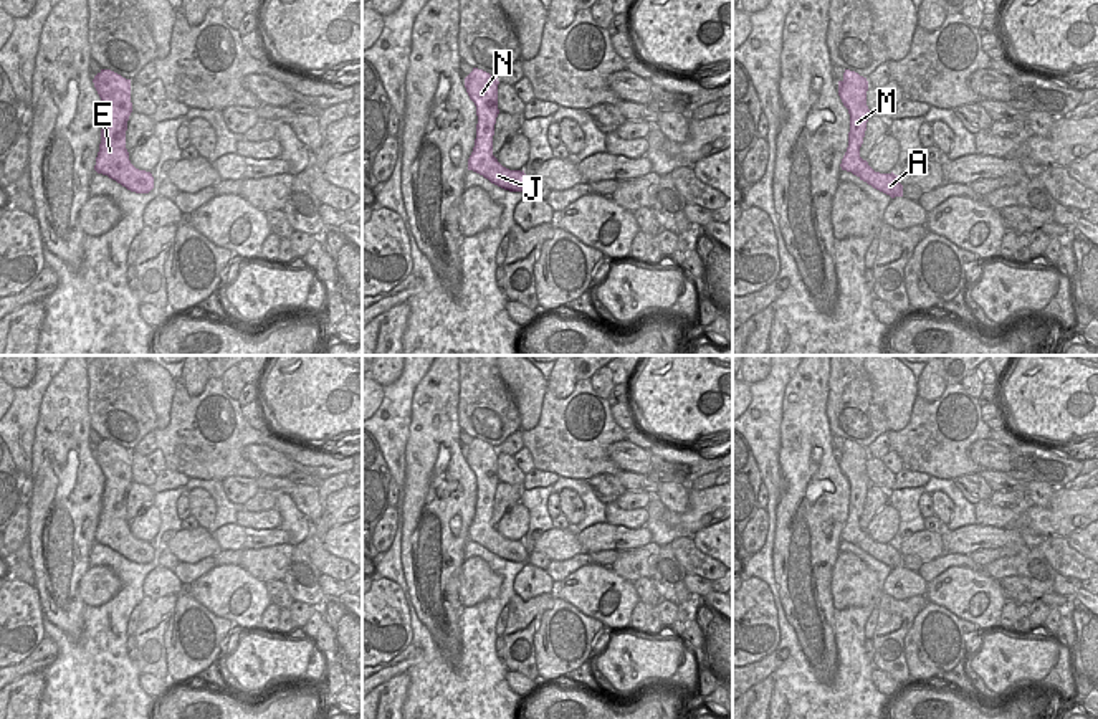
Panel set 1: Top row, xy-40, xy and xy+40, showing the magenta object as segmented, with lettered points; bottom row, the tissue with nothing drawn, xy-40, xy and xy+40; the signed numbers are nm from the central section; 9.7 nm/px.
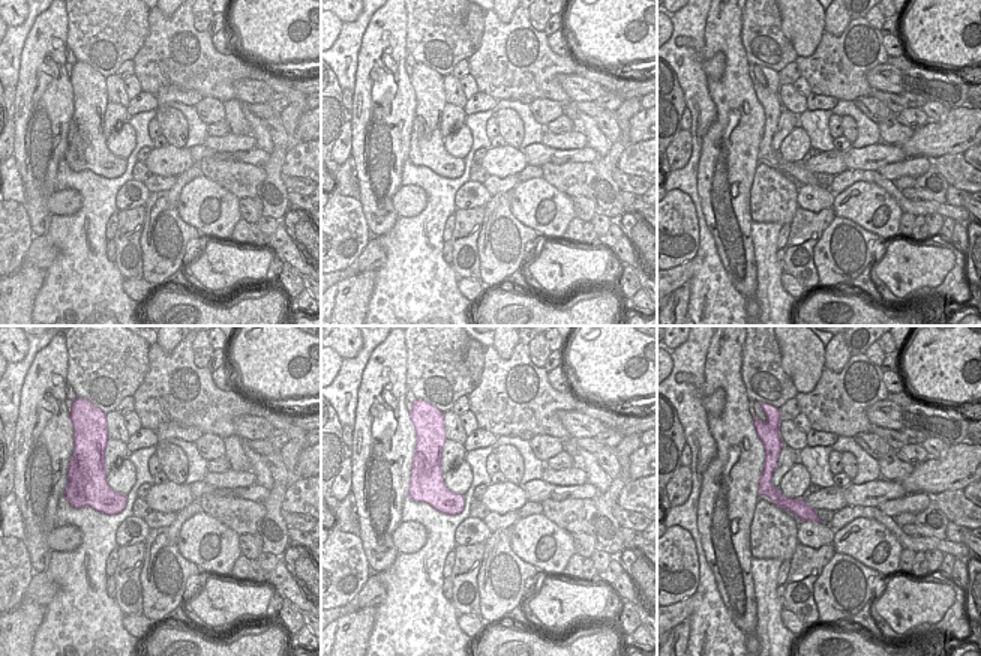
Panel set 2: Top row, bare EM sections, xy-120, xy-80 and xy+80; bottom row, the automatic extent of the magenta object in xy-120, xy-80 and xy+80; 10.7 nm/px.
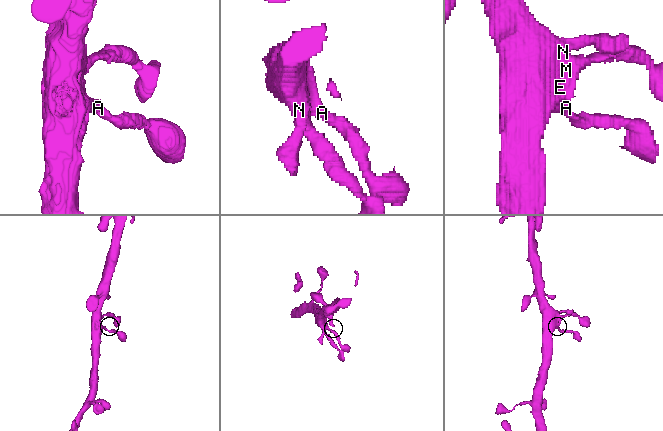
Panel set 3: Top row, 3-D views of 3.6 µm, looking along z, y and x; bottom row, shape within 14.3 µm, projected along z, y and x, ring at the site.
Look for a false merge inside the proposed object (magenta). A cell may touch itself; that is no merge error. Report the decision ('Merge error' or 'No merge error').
No merge error

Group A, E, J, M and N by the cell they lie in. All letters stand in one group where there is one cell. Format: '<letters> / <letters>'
A E J M N

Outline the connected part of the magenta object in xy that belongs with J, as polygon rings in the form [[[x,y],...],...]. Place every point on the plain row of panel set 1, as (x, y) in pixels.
[[[473,438],[465,448],[466,463],[475,473],[478,486],[476,509],[468,529],[468,540],[483,545],[504,560],[528,562],[529,554],[524,540],[509,540],[493,526],[494,494],[499,484],[498,455],[498,448],[478,438]]]

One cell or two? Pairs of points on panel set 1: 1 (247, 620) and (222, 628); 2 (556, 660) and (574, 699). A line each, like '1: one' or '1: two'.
1: two
2: two

